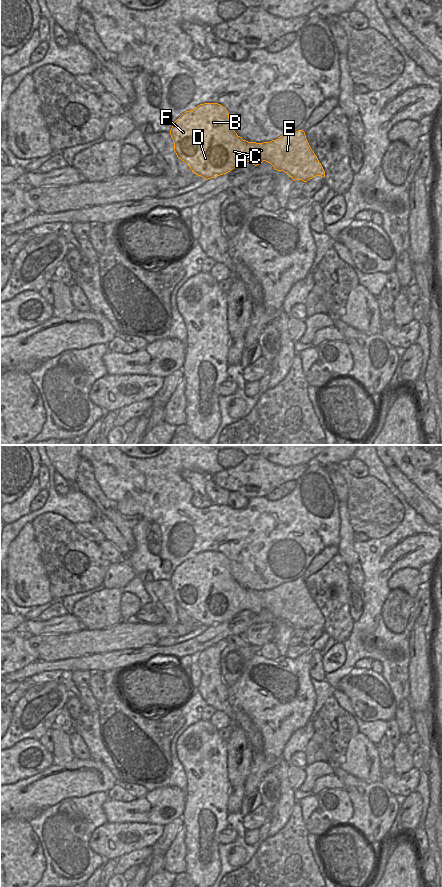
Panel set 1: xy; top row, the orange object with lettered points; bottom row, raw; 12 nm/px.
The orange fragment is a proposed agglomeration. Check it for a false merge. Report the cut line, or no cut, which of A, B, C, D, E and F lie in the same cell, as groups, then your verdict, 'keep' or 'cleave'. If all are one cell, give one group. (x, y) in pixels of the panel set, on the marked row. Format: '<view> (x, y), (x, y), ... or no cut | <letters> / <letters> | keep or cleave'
no cut | A B C D E F | keep

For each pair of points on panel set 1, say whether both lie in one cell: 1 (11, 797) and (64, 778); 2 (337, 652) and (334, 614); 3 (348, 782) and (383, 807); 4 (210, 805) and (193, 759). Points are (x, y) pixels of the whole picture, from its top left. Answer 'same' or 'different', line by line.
1: same
2: different
3: same
4: same

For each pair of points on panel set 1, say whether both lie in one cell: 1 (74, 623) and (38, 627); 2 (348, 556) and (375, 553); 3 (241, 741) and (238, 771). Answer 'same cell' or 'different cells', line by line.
1: same cell
2: different cells
3: same cell

